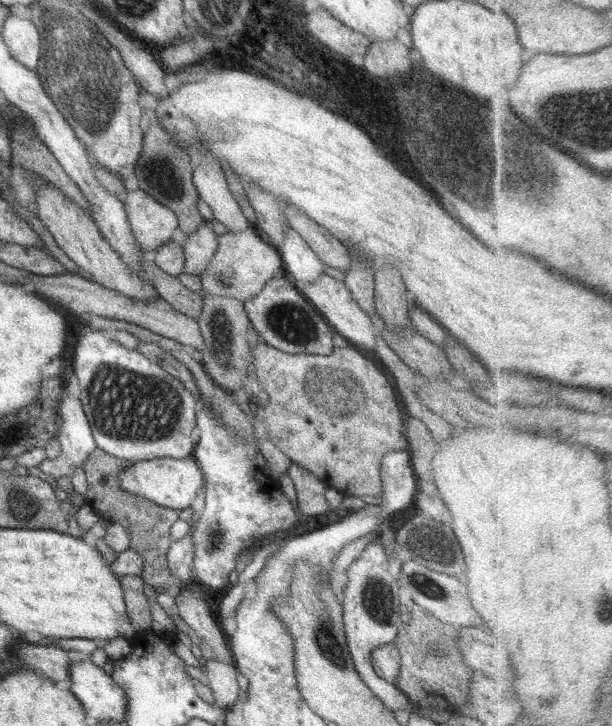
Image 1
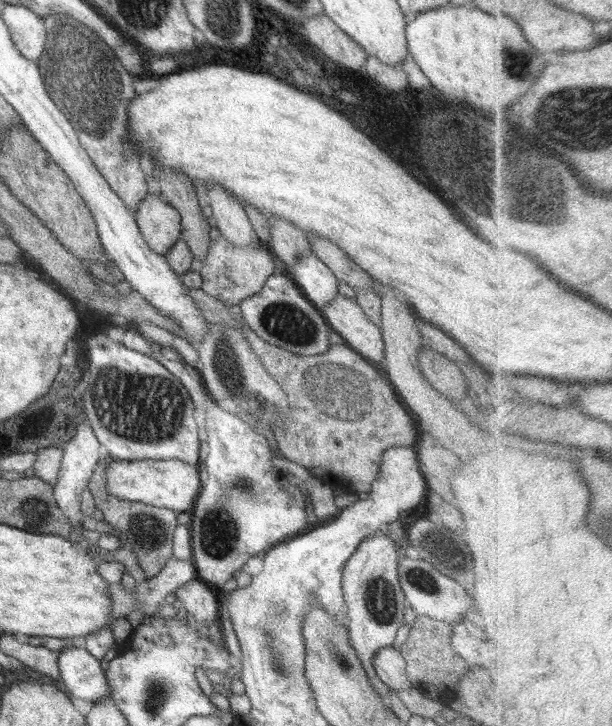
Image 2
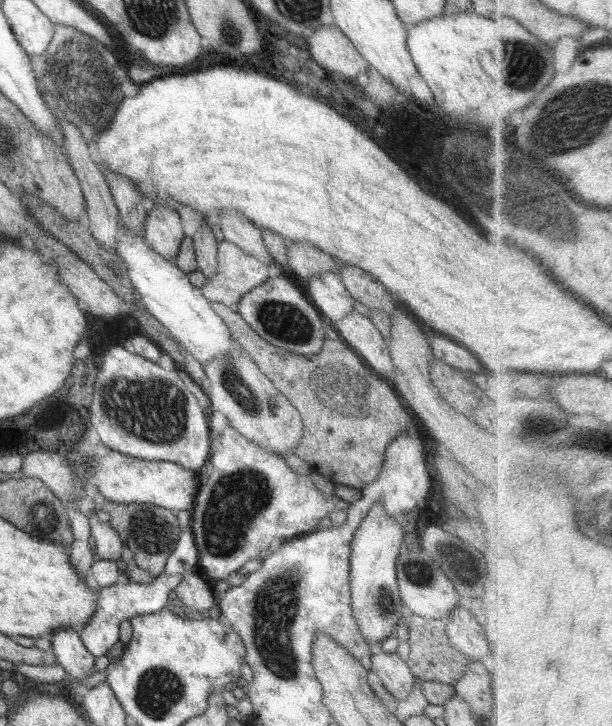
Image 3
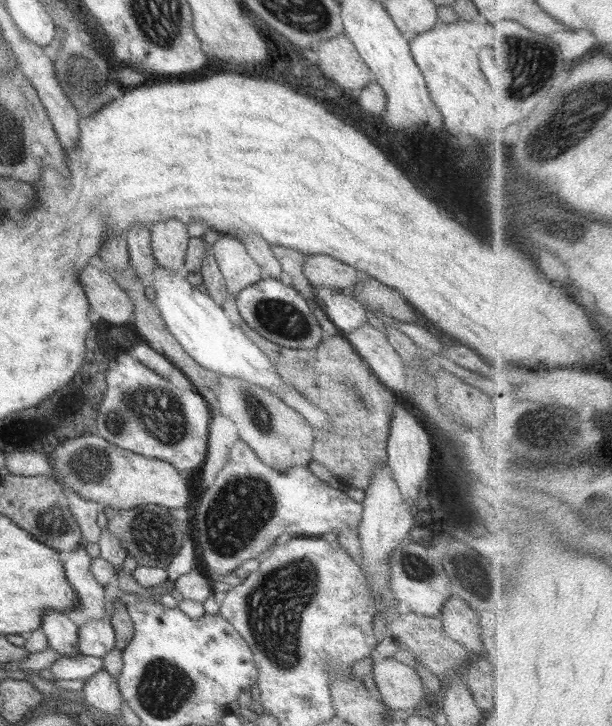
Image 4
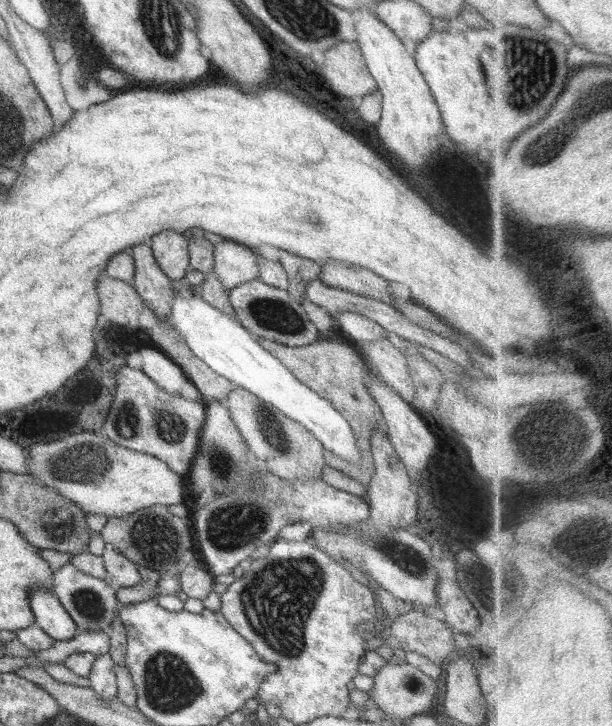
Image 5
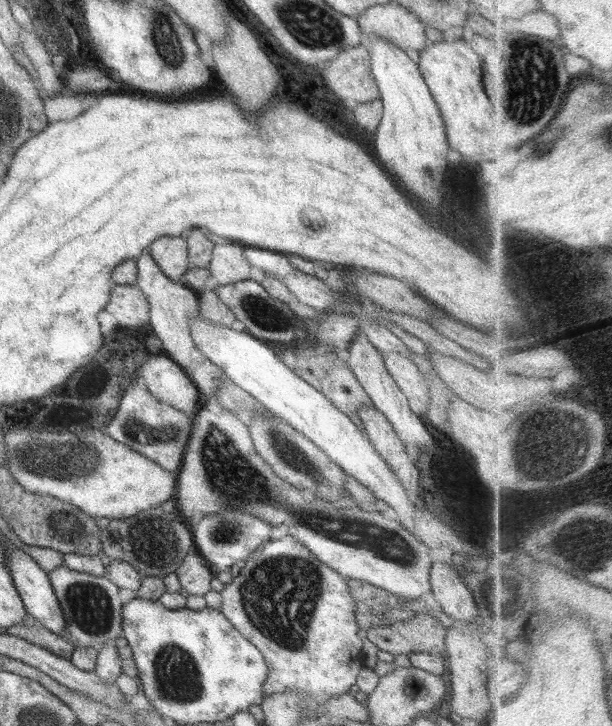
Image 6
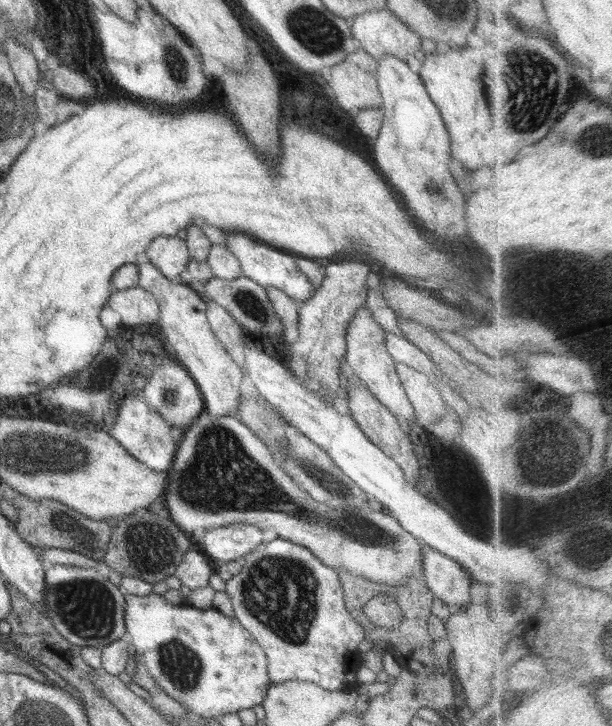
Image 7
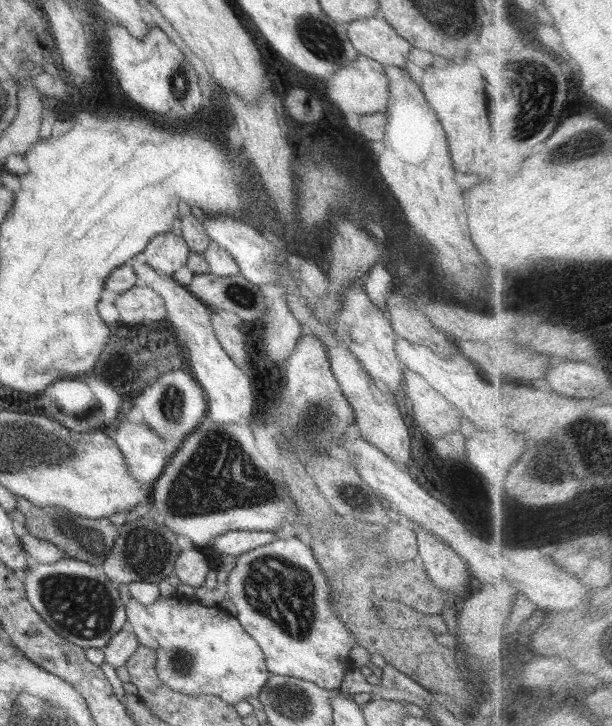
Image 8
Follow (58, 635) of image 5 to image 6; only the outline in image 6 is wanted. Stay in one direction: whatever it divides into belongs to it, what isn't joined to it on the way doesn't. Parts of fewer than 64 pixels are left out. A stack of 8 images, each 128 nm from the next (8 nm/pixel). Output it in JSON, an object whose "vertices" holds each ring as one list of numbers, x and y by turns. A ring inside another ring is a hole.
{"vertices":[[10,540,6,544,6,567,10,569,12,582,25,604,27,614,34,616,36,620,40,620,43,627,50,630,50,632,57,635,64,632,66,630,66,617,64,617,60,601,58,601,58,597,50,584,49,576,30,555,16,548]]}

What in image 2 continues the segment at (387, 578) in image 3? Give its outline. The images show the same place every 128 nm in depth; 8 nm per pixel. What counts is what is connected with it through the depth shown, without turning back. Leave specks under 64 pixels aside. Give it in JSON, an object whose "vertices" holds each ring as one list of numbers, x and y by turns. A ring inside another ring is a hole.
{"vertices":[[385,531,380,536,372,534,364,538,342,569,349,642,357,653,371,686,384,698,390,696,393,690,379,680,371,661,378,650,393,646,398,628,404,623,404,593,398,583,400,557,399,547]]}

